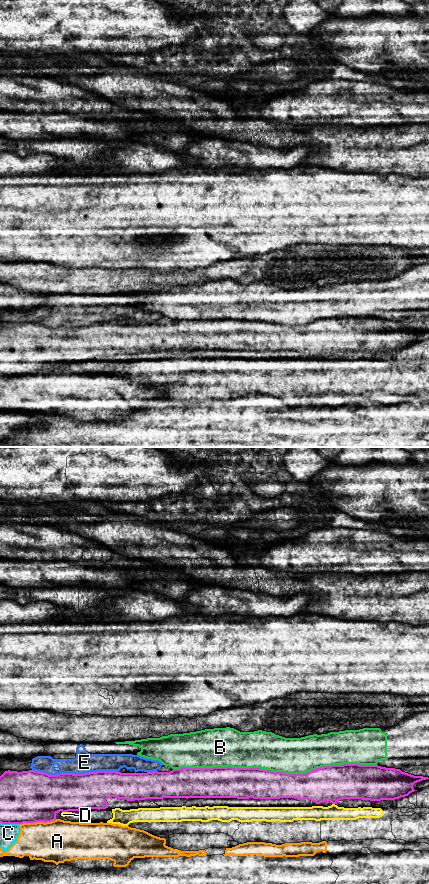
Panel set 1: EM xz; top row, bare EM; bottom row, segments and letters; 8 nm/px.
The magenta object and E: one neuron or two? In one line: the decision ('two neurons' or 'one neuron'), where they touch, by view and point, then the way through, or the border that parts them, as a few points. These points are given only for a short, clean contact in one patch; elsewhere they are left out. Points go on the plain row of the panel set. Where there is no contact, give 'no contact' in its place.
two neurons; meets magenta in xz at (75, 326)

